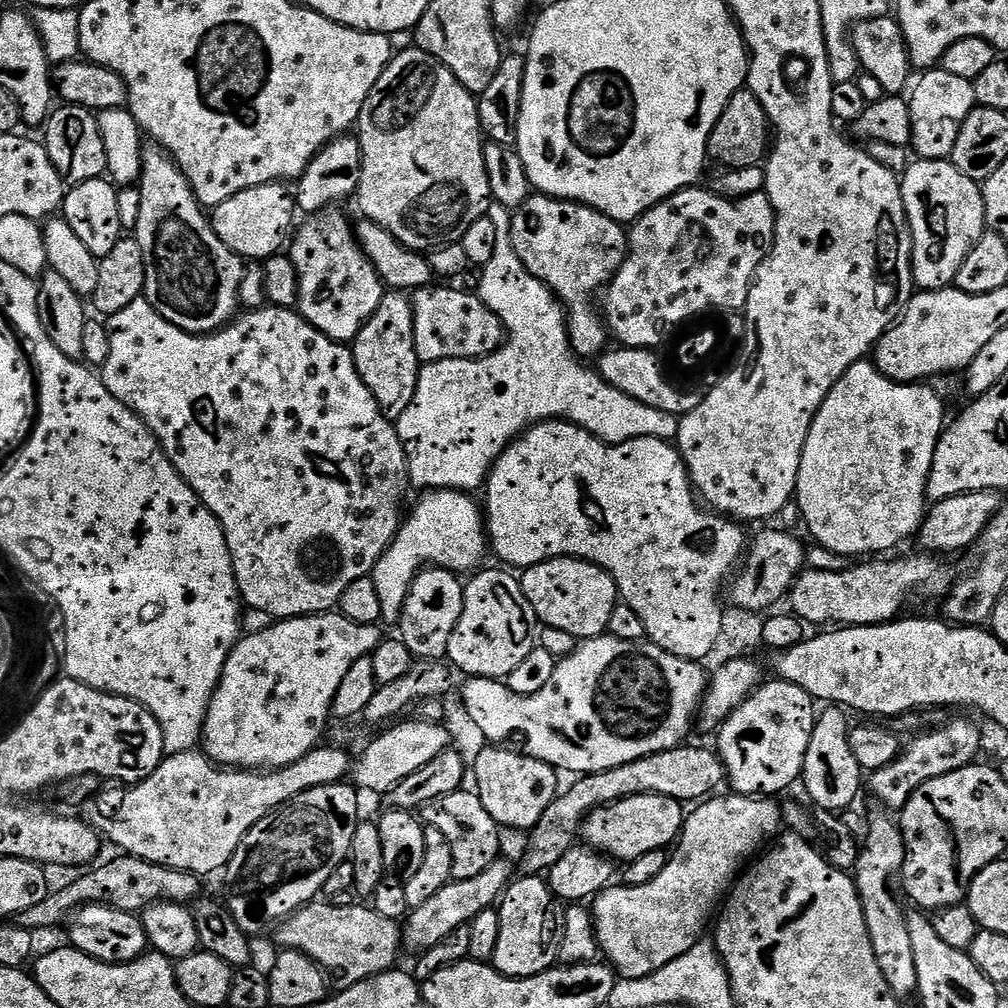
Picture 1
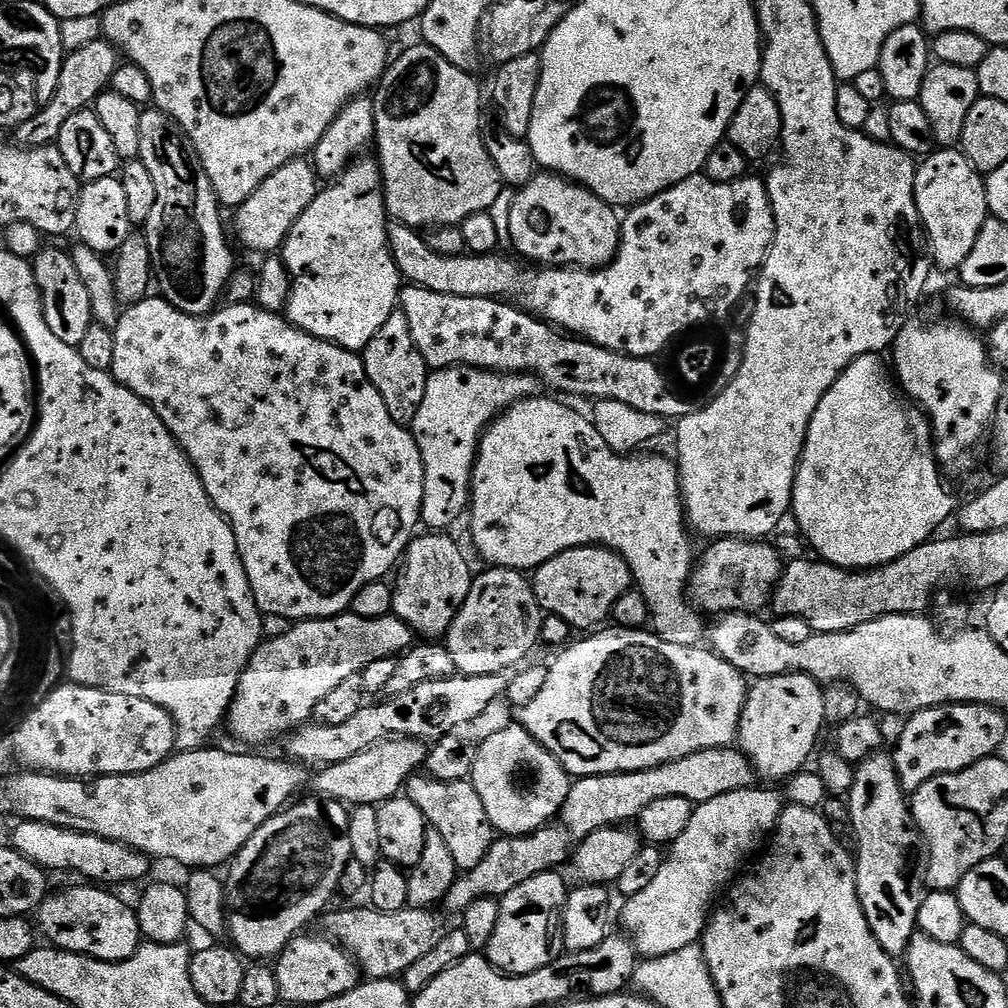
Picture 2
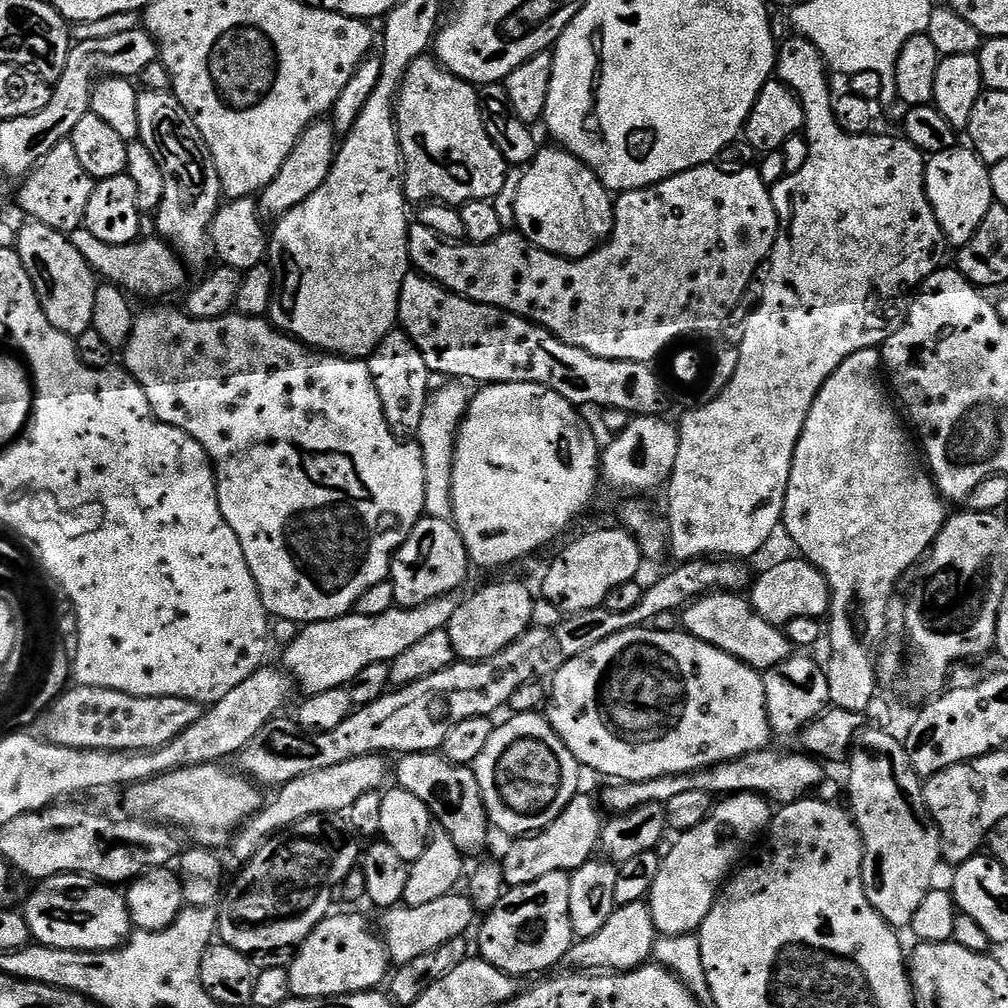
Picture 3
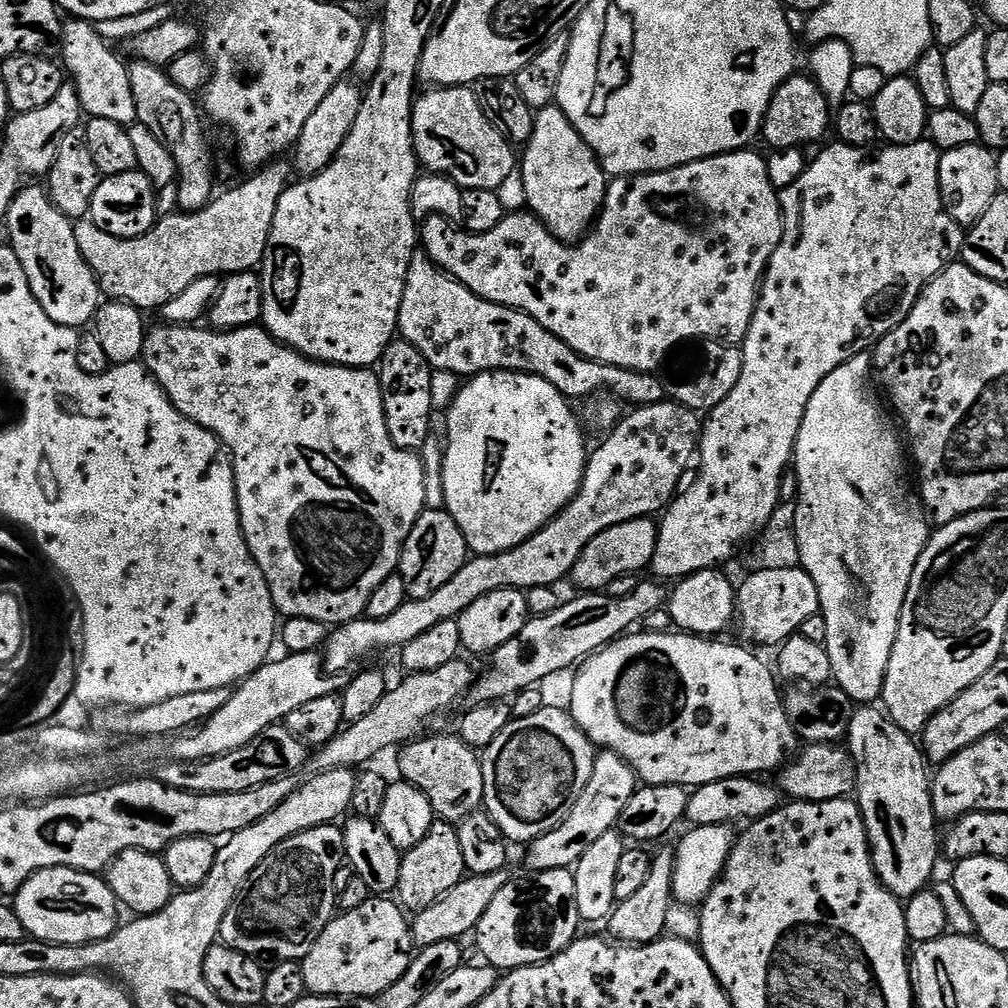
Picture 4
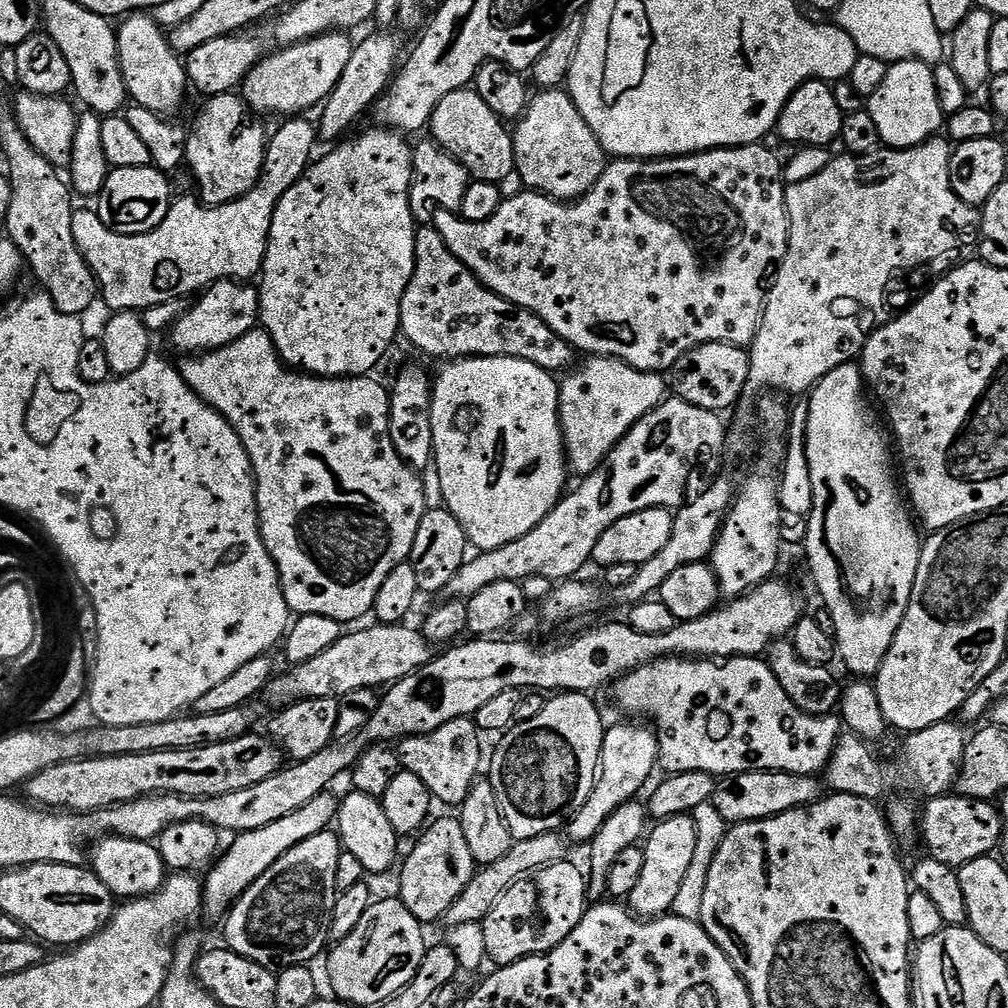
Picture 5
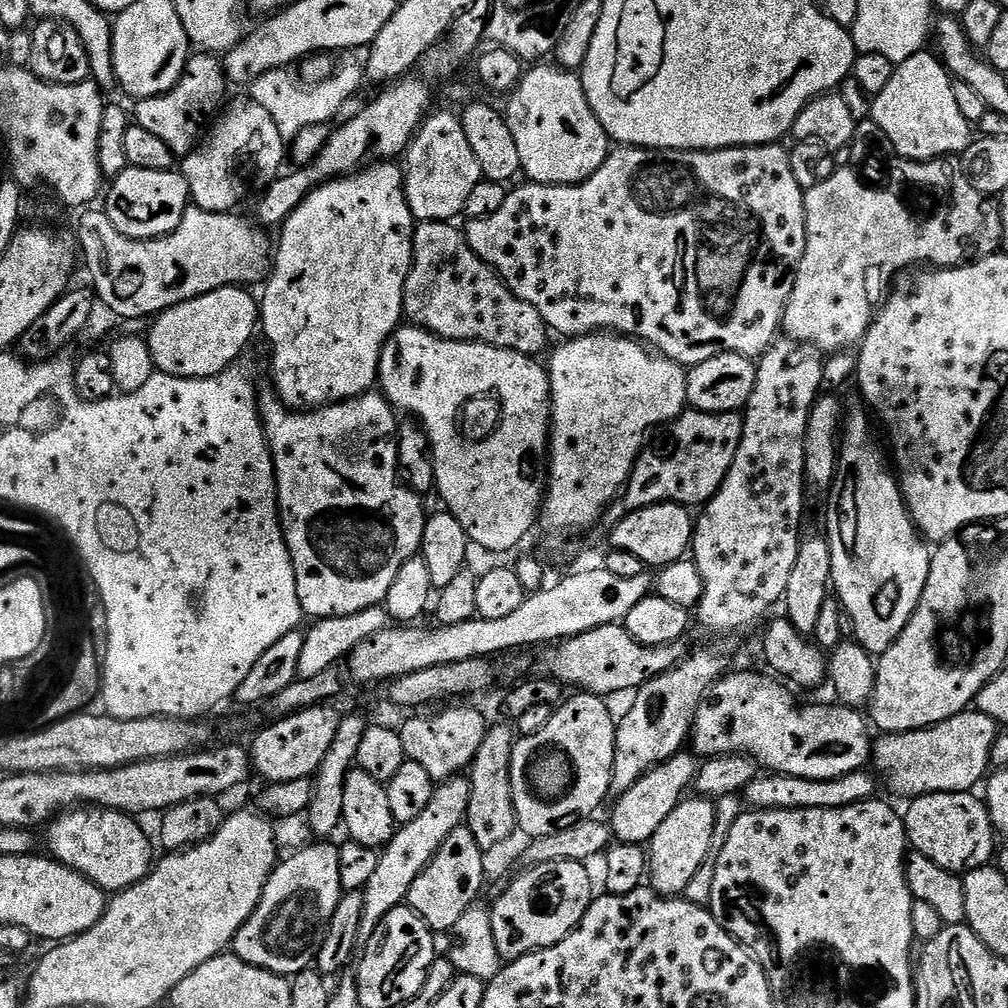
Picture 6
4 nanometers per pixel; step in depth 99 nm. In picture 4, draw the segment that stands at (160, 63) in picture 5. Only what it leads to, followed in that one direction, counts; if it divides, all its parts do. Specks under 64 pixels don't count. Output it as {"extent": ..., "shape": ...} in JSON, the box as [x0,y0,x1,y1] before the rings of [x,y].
{"extent":[128,62,214,212],"shape":[[[132,62],[128,64],[128,77],[130,78],[130,86],[134,90],[134,106],[136,107],[136,119],[139,123],[146,126],[146,130],[150,130],[150,134],[154,134],[154,138],[158,138],[158,142],[162,142],[166,146],[166,150],[170,150],[170,154],[174,158],[176,163],[176,180],[178,188],[178,202],[179,207],[185,212],[196,212],[199,208],[204,208],[207,206],[209,200],[213,199],[214,191],[212,192],[212,156],[208,153],[208,144],[204,141],[204,124],[205,121],[202,119],[201,109],[198,107],[197,101],[196,104],[189,93],[184,92],[182,89],[173,82],[172,79],[168,77],[167,71],[163,67],[157,66],[155,64],[146,64],[143,62]]]}

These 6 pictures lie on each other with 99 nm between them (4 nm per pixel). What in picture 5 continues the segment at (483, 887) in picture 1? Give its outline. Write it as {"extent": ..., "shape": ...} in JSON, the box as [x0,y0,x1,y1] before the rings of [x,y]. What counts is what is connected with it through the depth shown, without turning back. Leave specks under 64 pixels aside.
{"extent":[566,723,660,842],"shape":[[[628,723],[632,724],[616,724],[613,728],[611,725],[605,731],[604,746],[600,755],[600,774],[596,777],[596,785],[590,798],[586,798],[586,806],[582,806],[582,810],[577,816],[572,817],[567,825],[566,836],[569,841],[584,840],[584,842],[590,842],[594,839],[598,830],[602,830],[602,826],[606,826],[606,818],[610,818],[610,814],[614,814],[614,810],[618,810],[622,805],[635,801],[639,797],[636,795],[643,790],[644,783],[651,778],[652,771],[657,771],[660,758],[660,742],[657,733],[643,723]]]}

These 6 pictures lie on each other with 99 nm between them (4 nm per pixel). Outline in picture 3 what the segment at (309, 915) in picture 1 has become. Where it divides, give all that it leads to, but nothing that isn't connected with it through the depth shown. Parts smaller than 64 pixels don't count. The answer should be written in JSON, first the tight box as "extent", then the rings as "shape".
{"extent":[378,894,478,966],"shape":[[[453,894],[437,898],[427,906],[392,907],[381,916],[384,917],[380,920],[380,928],[378,924],[379,935],[387,947],[389,961],[399,966],[414,962],[414,958],[421,954],[430,954],[430,950],[438,950],[438,946],[445,942],[464,936],[478,912],[472,907],[472,900],[467,894]]]}

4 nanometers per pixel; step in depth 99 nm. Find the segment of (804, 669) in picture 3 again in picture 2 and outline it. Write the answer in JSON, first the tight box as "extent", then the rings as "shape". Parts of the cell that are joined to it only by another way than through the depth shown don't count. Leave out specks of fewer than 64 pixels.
{"extent":[738,672,826,782],"shape":[[[788,672],[784,676],[762,676],[759,677],[748,689],[748,701],[744,703],[744,709],[742,710],[742,718],[740,719],[740,731],[738,733],[738,747],[741,752],[747,756],[752,768],[757,774],[757,777],[766,779],[768,782],[776,782],[772,780],[781,780],[781,782],[787,781],[789,778],[796,775],[798,772],[805,771],[808,759],[812,756],[812,751],[816,748],[816,743],[820,740],[820,731],[826,728],[826,721],[824,718],[824,693],[825,689],[822,687],[819,680],[814,679],[813,676],[809,676],[806,672]]]}

